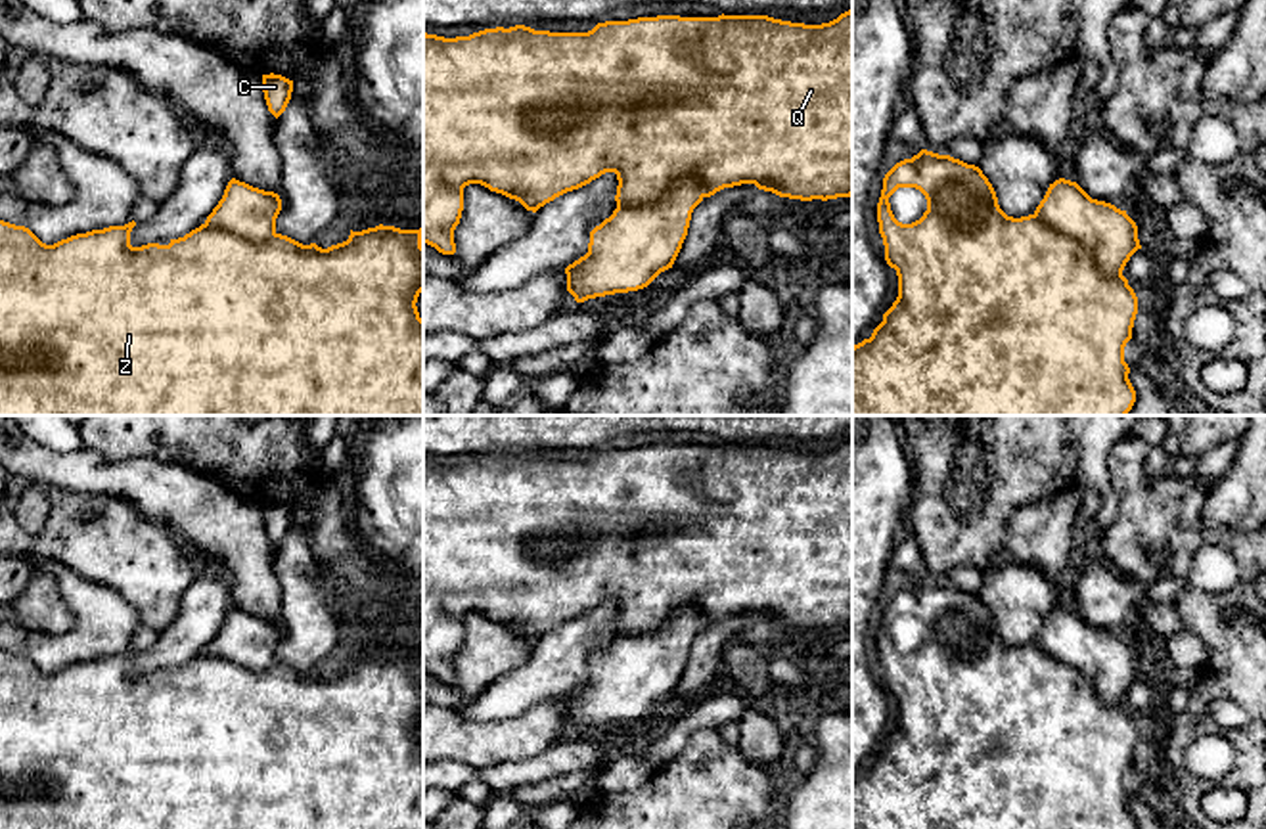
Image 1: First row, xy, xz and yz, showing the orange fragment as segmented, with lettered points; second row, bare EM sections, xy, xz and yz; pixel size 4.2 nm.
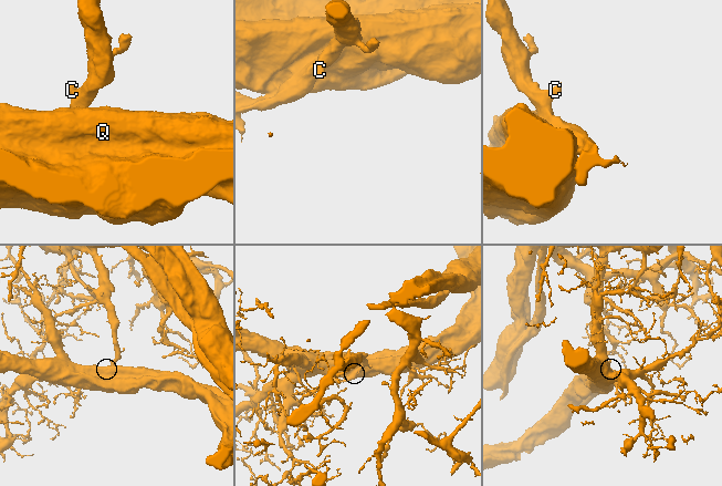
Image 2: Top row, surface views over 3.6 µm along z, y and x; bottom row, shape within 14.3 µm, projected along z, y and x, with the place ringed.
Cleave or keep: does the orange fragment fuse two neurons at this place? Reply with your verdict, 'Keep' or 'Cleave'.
Cleave

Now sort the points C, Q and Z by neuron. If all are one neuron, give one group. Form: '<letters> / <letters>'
C / Q Z

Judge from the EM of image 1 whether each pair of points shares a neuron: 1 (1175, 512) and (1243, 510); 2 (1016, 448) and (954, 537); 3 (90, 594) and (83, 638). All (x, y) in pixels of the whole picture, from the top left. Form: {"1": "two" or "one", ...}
{"1": "two", "2": "one", "3": "one"}

